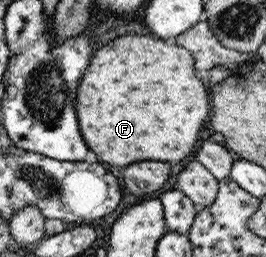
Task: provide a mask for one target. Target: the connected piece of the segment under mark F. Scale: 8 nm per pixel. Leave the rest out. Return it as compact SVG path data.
M139 34L119 36L93 52L91 62L79 82L75 110L81 134L101 162L111 166L127 166L137 160L179 162L193 152L195 140L211 106L205 84L195 78L193 62L195 60L187 50L167 46L159 38Z

